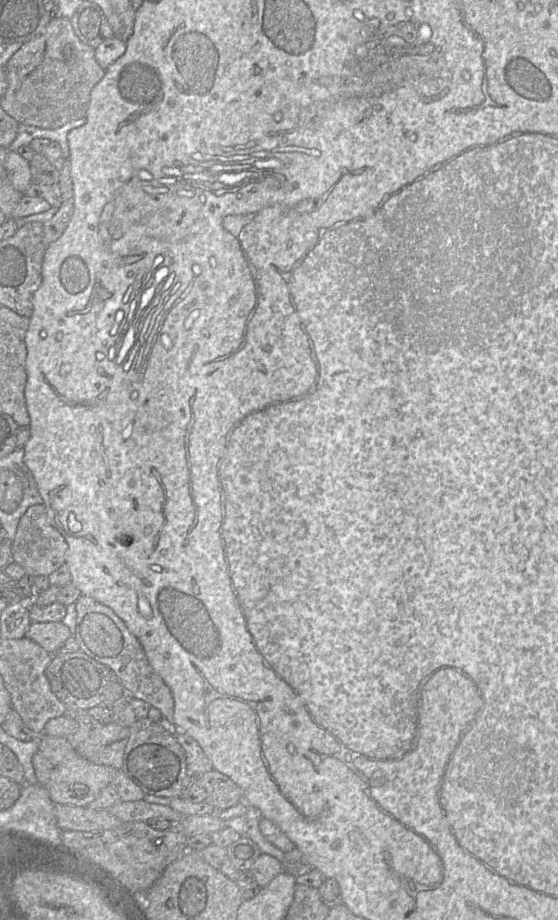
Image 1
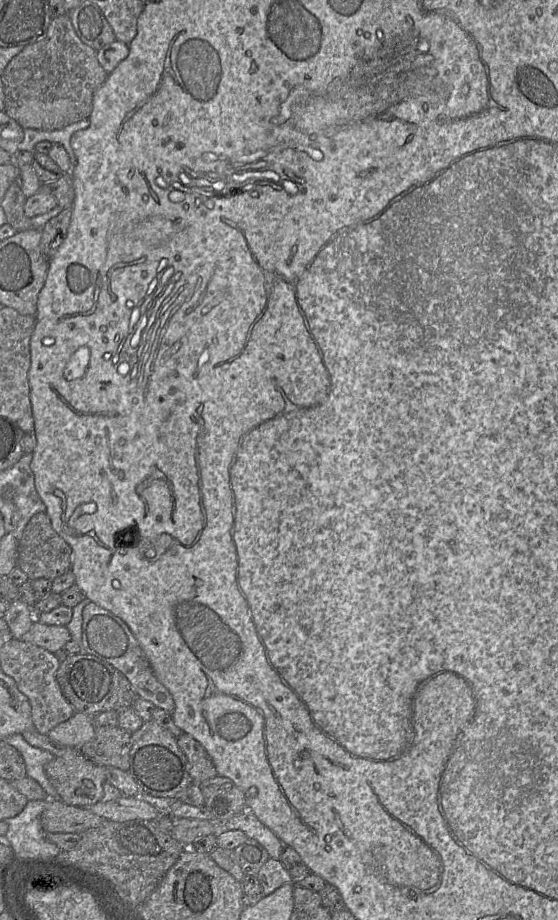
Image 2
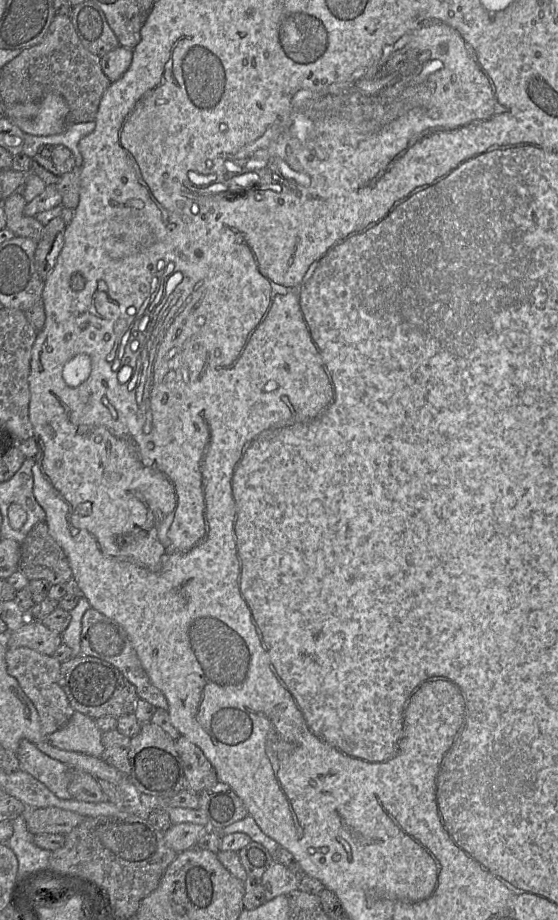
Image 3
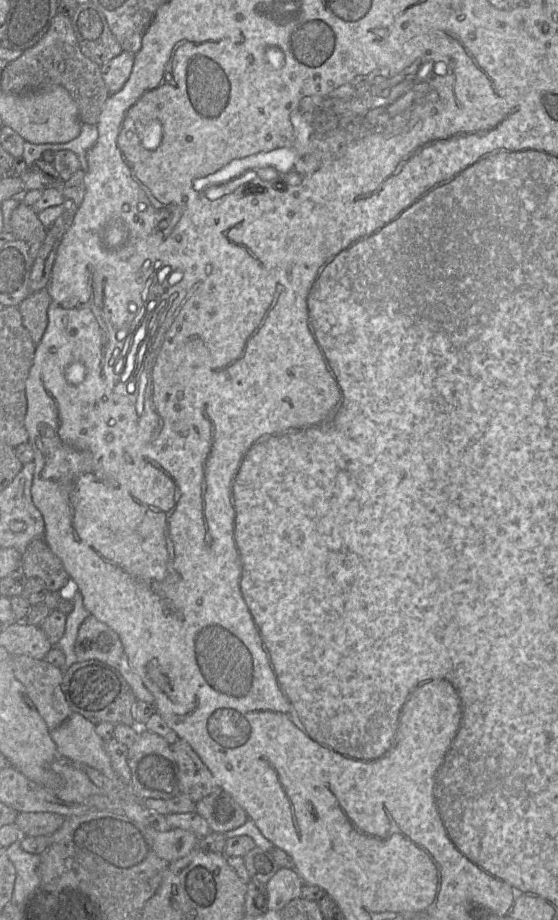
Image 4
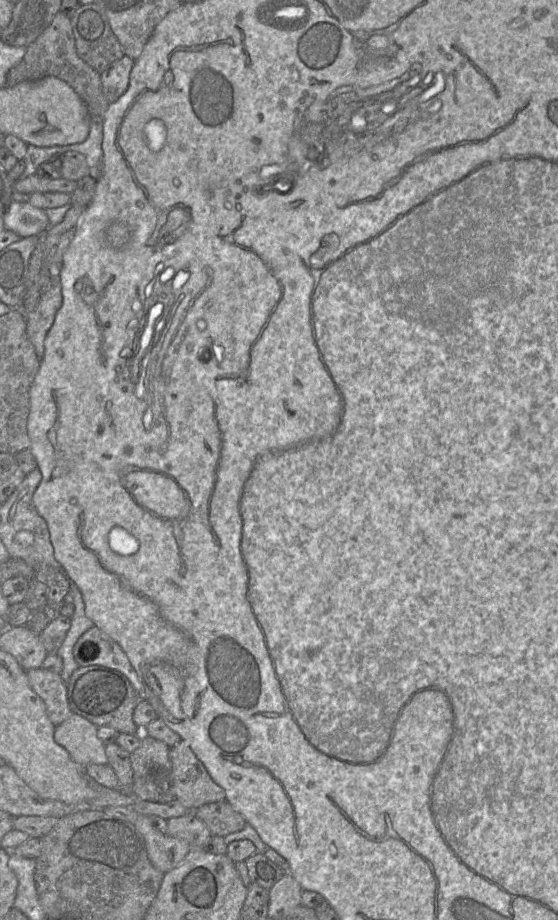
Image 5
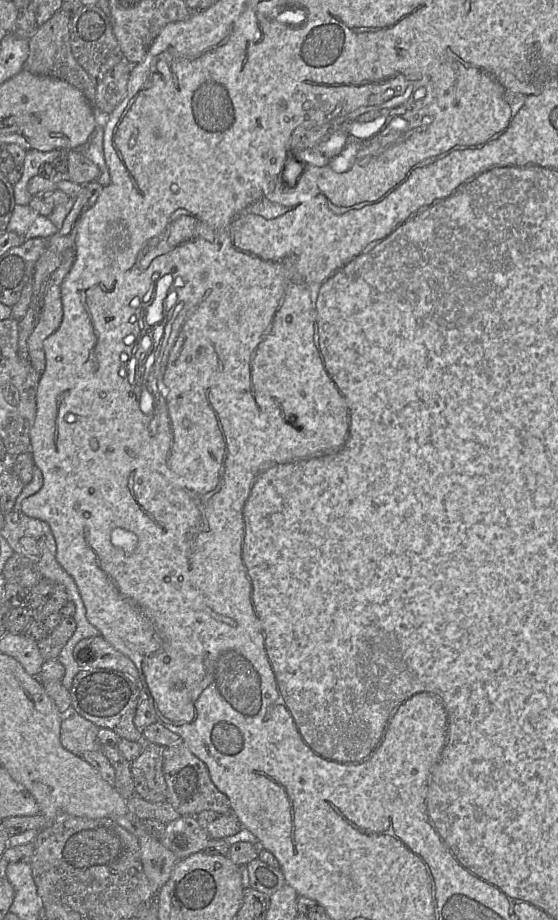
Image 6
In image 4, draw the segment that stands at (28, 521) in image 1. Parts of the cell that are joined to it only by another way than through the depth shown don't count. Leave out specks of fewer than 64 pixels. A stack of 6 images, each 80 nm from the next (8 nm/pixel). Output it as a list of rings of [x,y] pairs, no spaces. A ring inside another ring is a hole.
[[[44,538],[34,539],[28,544],[22,554],[21,571],[28,579],[42,579],[50,592],[60,592],[70,579],[62,561]]]

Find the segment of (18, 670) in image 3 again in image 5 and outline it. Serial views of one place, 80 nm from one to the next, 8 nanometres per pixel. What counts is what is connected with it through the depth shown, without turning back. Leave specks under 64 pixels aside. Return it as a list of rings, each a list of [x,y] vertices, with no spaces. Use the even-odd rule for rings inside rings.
[[[42,667],[30,669],[26,674],[31,688],[45,703],[49,719],[59,726],[73,713],[68,702],[67,684],[61,675]]]

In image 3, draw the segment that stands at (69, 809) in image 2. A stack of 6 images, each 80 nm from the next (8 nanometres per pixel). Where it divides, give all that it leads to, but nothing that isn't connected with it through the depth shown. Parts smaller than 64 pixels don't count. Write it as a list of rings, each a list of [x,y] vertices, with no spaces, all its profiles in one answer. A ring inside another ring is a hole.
[[[25,807],[22,815],[25,817],[28,830],[33,834],[68,834],[78,826],[84,816],[58,807],[32,808]]]

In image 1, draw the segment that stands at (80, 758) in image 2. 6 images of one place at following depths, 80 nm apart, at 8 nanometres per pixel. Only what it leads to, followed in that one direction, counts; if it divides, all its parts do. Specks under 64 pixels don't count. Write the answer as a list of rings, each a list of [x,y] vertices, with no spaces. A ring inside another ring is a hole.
[[[45,735],[42,737],[39,748],[32,758],[34,772],[37,781],[49,793],[55,804],[67,804],[73,806],[87,807],[95,800],[100,792],[111,782],[117,772],[110,766],[95,764],[81,756],[64,737]]]

